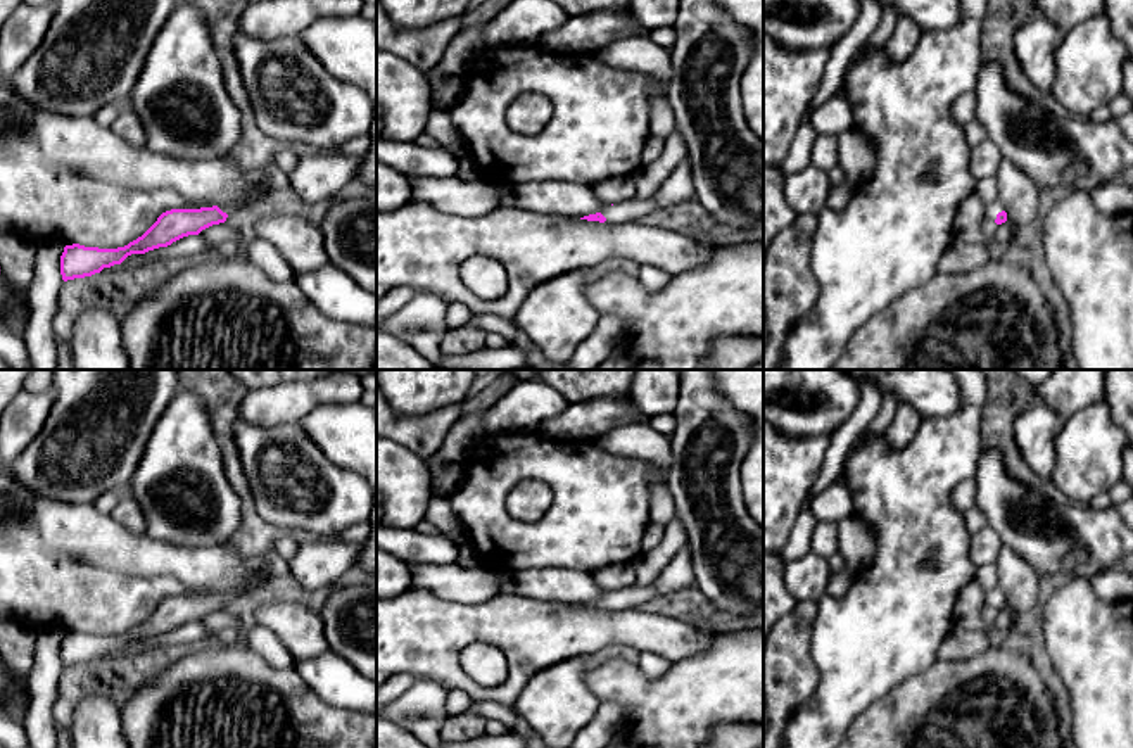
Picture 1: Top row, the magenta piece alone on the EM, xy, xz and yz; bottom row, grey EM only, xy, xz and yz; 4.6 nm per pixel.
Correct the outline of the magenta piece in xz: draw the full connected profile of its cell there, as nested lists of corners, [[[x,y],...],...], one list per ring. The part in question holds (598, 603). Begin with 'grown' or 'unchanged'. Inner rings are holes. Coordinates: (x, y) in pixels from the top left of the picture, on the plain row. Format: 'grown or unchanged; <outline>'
grown; [[[655,582],[639,586],[632,584],[629,587],[604,593],[599,599],[584,603],[580,606],[587,608],[599,608],[599,610],[629,610],[629,608],[639,608],[660,596]]]

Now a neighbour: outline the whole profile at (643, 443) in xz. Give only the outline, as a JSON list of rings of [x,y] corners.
[[[649,423],[625,425],[596,439],[608,453],[648,461],[668,472],[674,465],[670,437],[656,432]]]

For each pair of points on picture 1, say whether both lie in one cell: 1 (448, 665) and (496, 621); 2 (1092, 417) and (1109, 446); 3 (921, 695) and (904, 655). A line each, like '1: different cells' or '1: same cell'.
1: same cell
2: same cell
3: different cells

